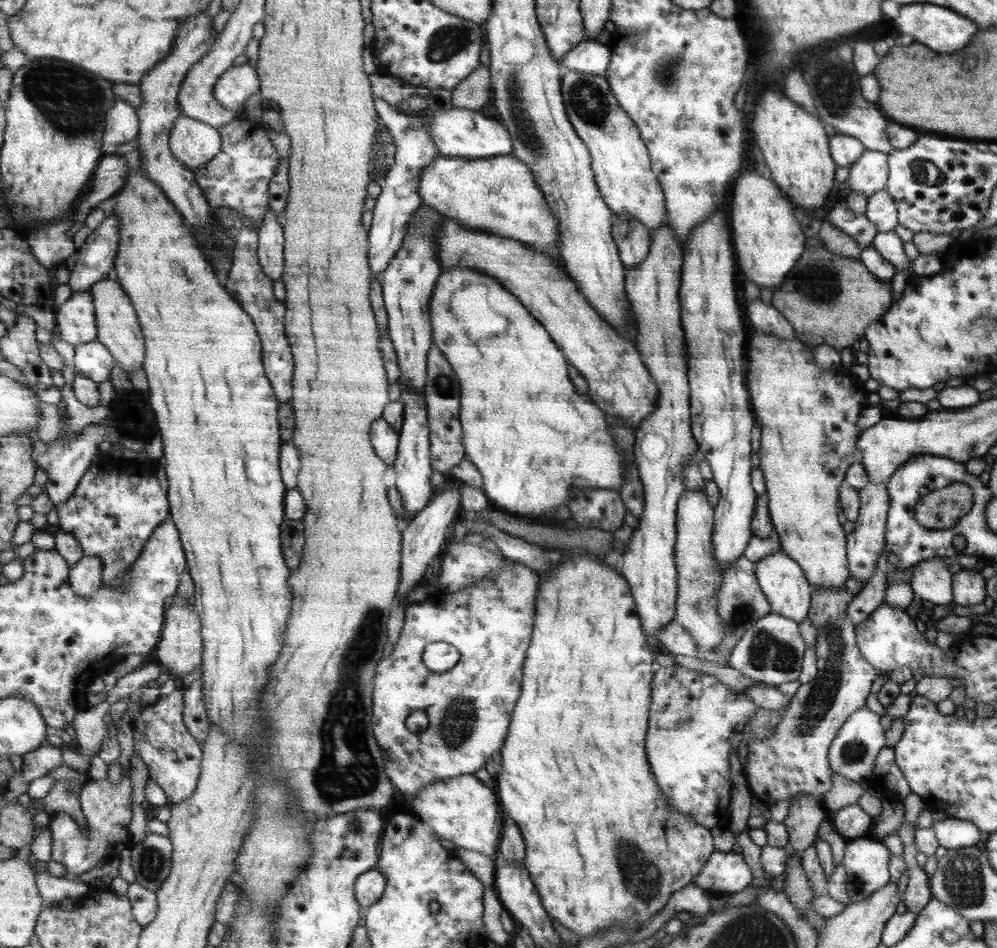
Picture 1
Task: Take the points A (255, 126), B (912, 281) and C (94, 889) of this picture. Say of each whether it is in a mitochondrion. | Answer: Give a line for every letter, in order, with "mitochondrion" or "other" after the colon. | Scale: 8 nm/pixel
A: other
B: other
C: other

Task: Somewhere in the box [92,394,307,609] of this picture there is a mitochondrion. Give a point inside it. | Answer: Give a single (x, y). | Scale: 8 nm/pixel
(115, 553)

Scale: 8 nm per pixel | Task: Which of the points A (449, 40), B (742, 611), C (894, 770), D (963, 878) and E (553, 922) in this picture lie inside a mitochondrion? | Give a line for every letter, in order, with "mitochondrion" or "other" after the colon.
A: mitochondrion
B: mitochondrion
C: other
D: mitochondrion
E: other

